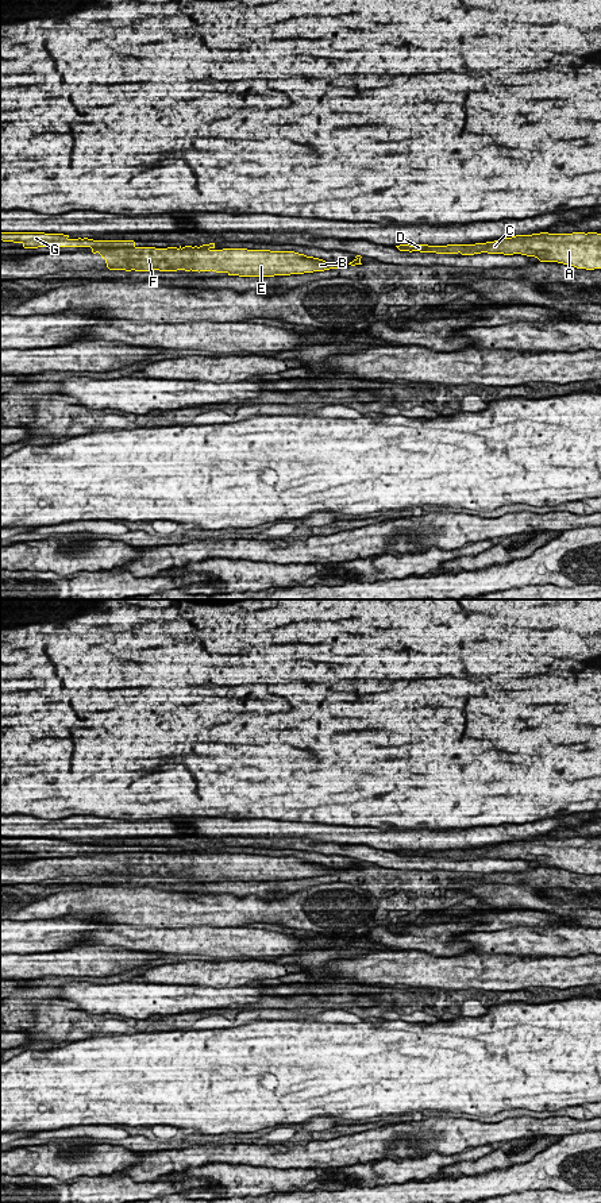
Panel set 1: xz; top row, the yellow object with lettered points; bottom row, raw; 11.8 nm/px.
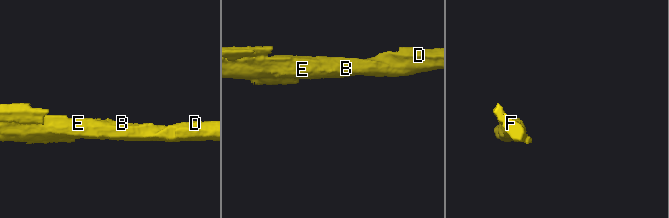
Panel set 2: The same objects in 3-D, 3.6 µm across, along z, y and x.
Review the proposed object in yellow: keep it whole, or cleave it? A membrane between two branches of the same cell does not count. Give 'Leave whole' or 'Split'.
Split

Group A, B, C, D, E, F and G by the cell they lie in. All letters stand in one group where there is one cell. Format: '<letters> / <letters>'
A B C D E F / G

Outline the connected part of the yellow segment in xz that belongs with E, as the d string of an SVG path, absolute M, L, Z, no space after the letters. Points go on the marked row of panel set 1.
M92 248L105 259L109 270L126 271L216 271L239 277L274 277L339 269L342 263L325 262L294 251L247 248Z

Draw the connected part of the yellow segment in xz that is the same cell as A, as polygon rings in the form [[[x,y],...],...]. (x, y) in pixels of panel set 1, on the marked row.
[[[532,234],[502,238],[494,242],[475,244],[400,244],[400,251],[420,251],[436,254],[474,255],[481,252],[513,255],[521,254],[535,257],[540,262],[558,262],[577,269],[601,269],[601,234]]]

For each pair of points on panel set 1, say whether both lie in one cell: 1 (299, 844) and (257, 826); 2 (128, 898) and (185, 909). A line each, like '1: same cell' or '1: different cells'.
1: different cells
2: same cell

